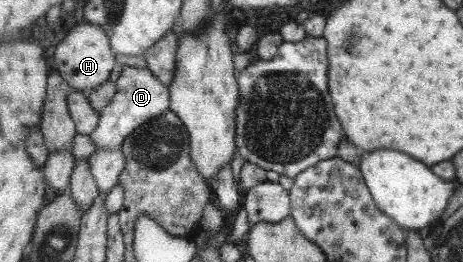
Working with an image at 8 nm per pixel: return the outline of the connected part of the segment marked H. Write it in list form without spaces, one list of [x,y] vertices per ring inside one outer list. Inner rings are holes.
[[[89,22],[74,26],[56,49],[55,68],[73,90],[88,92],[99,87],[109,79],[115,67],[115,51],[111,46],[111,38],[101,26]]]

